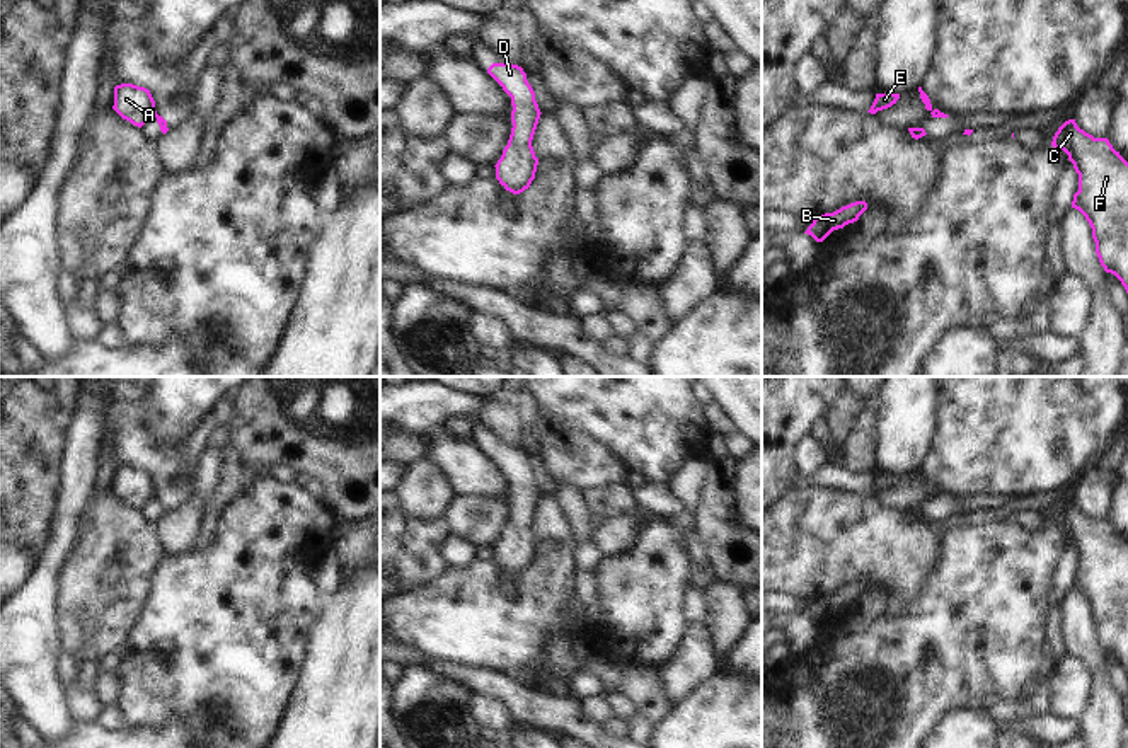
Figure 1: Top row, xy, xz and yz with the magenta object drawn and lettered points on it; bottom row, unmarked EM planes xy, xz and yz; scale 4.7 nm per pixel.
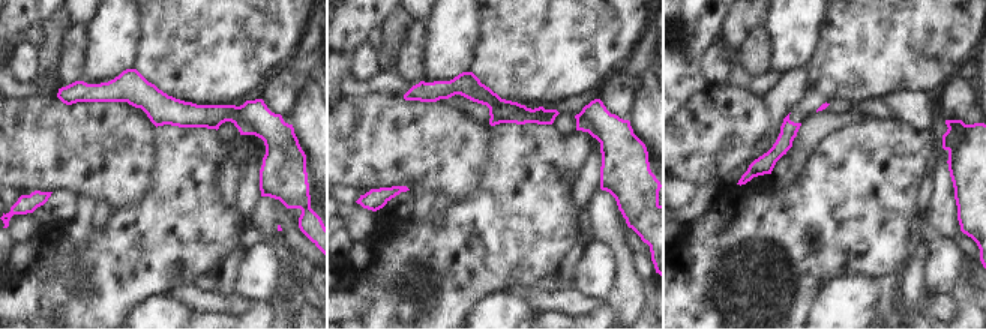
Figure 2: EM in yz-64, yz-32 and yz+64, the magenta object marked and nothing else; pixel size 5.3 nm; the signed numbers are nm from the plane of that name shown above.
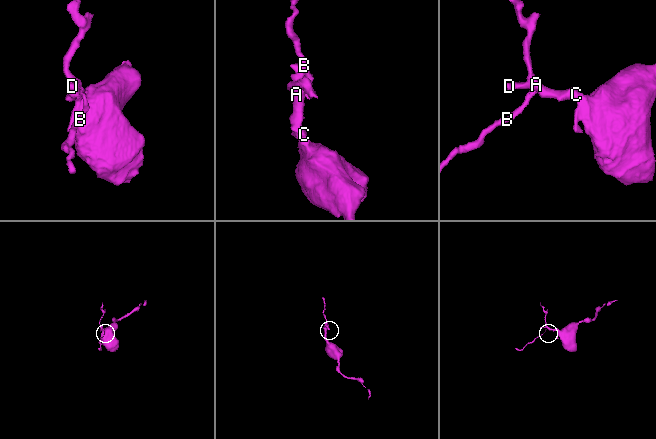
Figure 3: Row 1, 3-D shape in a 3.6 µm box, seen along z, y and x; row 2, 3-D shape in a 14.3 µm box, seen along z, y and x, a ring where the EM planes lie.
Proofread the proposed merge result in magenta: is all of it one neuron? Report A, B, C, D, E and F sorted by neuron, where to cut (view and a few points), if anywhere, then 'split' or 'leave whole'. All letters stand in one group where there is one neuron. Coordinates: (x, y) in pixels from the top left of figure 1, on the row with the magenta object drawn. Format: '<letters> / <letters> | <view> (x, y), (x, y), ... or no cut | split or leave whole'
A C D E F / B | yz (941, 113), (938, 116) | split

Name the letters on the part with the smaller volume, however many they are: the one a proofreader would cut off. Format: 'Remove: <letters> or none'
Remove: B

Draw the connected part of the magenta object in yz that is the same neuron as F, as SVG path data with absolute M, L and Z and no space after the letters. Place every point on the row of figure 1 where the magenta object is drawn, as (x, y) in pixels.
M1075 119L1058 128L1051 147L1063 150L1073 164L1079 174L1079 191L1073 194L1072 208L1089 222L1101 266L1114 274L1128 293L1128 162L1108 138L1094 138L1080 129Z

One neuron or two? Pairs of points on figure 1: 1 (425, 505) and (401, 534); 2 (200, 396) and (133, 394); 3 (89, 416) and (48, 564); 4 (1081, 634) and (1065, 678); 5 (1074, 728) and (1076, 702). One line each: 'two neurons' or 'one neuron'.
1: two neurons
2: two neurons
3: one neuron
4: two neurons
5: two neurons

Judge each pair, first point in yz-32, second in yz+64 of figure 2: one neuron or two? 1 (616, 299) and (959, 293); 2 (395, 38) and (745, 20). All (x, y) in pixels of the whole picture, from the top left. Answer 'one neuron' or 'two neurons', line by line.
1: one neuron
2: one neuron

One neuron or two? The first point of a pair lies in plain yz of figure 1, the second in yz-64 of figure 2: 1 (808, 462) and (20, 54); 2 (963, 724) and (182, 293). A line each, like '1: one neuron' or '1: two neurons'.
1: one neuron
2: two neurons

